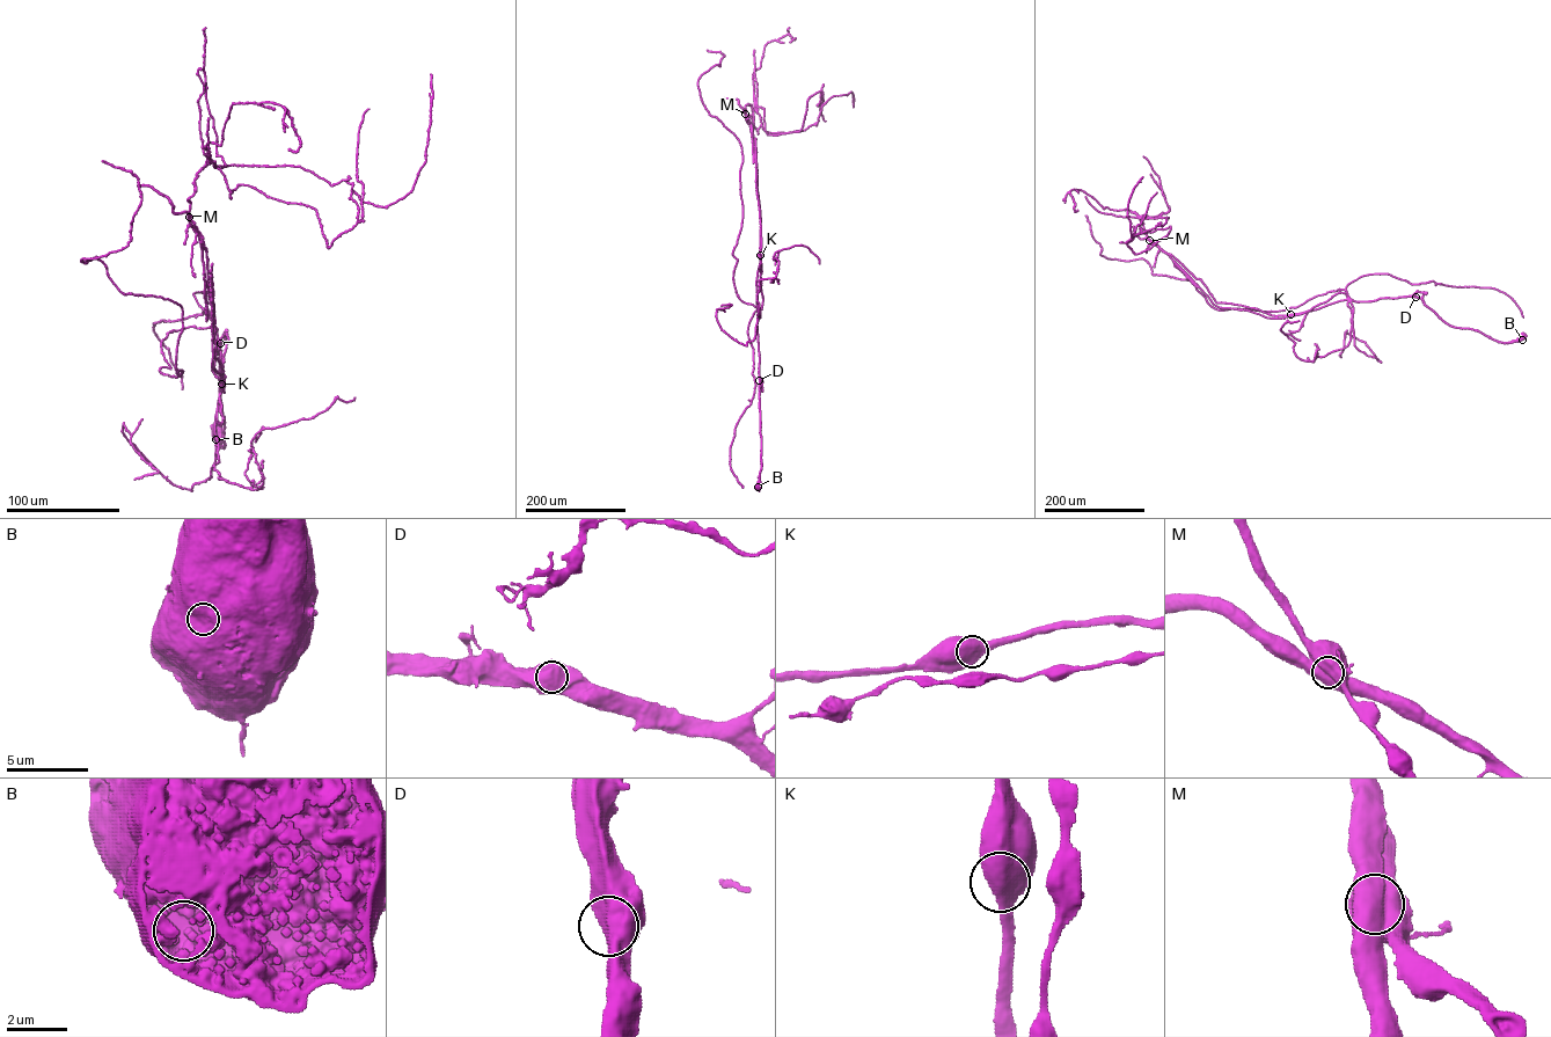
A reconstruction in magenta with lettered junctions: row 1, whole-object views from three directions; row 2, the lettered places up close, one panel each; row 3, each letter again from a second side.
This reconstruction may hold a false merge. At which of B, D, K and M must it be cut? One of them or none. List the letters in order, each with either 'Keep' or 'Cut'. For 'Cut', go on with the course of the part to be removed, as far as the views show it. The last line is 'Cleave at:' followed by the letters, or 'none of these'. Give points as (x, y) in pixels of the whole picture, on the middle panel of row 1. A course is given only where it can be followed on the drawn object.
B: Keep
D: Keep
K: Keep
M: Cut. Course of the part to remove: (745, 114), (751, 129), (753, 162)
Cleave at: M

